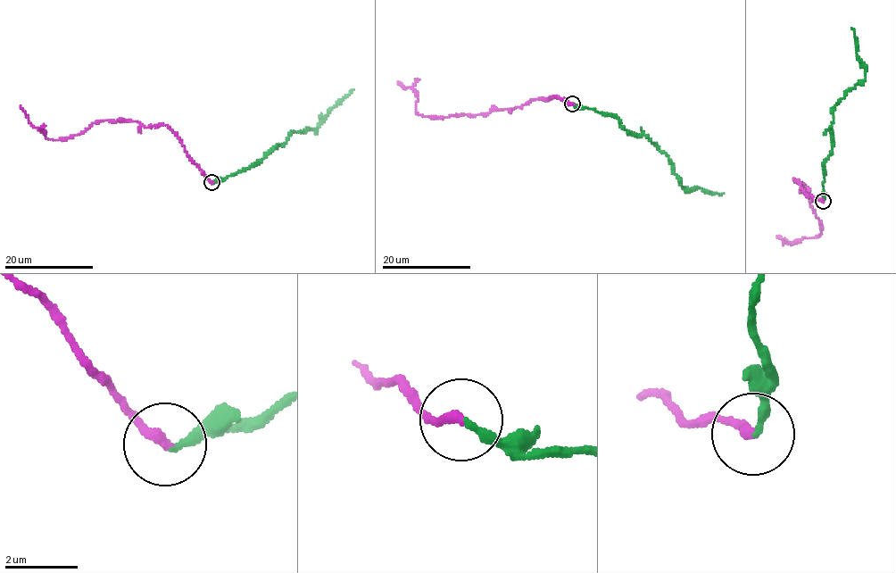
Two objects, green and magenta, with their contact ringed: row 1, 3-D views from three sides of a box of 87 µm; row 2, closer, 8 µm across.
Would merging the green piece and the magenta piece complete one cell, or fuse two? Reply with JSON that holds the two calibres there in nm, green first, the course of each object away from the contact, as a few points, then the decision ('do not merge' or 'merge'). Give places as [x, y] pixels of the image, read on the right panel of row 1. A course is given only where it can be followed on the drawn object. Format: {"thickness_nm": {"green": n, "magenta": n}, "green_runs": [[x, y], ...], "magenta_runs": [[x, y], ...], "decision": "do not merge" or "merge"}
{"thickness_nm": {"green": 200, "magenta": 280}, "green_runs": [[824, 200], [823, 165], [832, 149], [833, 112], [847, 91], [866, 77], [852, 28]], "magenta_runs": [[823, 200], [804, 194], [794, 178], [803, 185], [803, 192], [808, 194], [821, 234], [792, 244], [776, 236]], "decision": "do not merge"}

